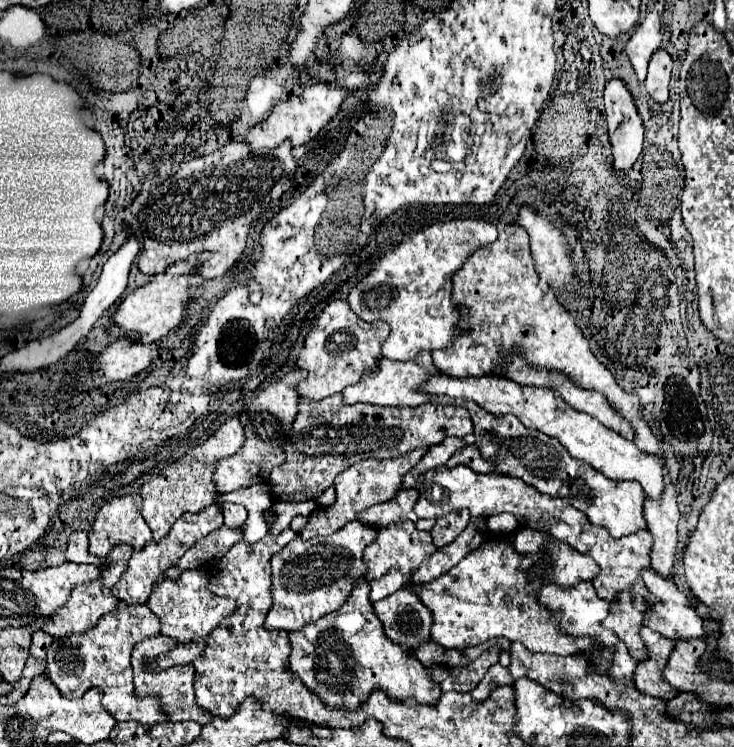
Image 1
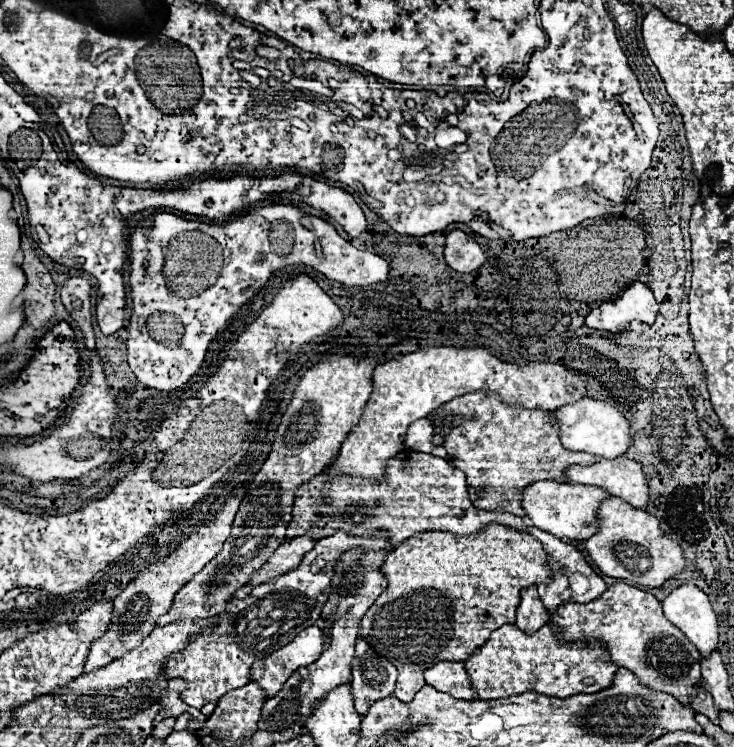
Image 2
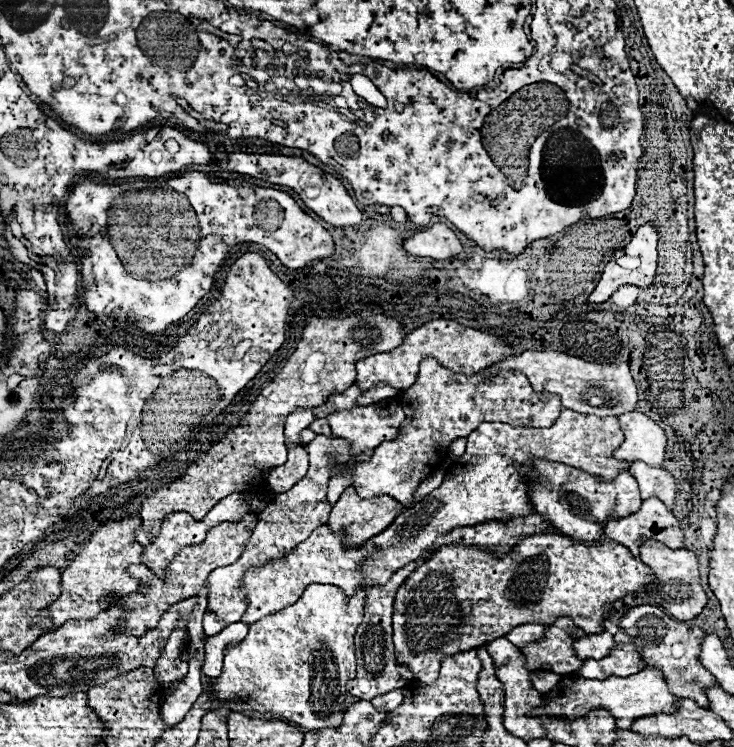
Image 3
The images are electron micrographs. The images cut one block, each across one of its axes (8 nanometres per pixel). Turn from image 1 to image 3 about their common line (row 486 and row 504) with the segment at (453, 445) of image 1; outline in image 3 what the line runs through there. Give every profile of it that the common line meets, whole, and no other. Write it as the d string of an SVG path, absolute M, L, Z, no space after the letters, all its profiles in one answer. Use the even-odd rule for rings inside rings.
M424 358L424 362L420 362L418 378L402 392L400 402L404 406L406 420L398 438L380 444L370 462L352 464L350 468L352 488L360 494L360 498L388 494L404 506L412 506L412 494L418 484L432 476L432 468L428 466L436 466L456 438L468 436L482 422L548 428L556 422L562 408L556 396L542 400L536 392L532 392L528 378L524 378L518 370L500 370L500 374L492 378L486 378L484 370L474 376L464 376L446 370L434 358Z

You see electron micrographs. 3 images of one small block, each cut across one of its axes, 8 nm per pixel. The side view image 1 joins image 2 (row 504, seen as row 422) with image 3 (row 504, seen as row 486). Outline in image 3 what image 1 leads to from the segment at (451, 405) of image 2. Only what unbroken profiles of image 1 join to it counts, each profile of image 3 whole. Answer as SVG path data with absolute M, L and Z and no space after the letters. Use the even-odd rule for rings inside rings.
M536 460L532 482L530 482L530 498L536 506L536 512L542 516L548 516L548 520L570 538L586 540L586 542L600 542L604 532L604 520L608 518L626 518L628 514L634 514L640 510L640 494L636 480L622 472L616 480L604 482L598 476L586 474L578 468L558 464L558 462L546 462Z

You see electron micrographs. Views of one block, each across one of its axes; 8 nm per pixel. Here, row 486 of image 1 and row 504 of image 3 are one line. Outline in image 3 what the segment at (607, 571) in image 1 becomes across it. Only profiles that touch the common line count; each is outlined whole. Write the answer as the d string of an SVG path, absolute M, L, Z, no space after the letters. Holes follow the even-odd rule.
M566 408L550 428L514 428L502 422L482 422L482 426L468 436L466 452L454 460L442 486L430 492L422 502L402 510L394 518L392 526L370 538L358 550L342 550L344 534L332 532L324 524L318 526L308 540L296 546L292 554L274 558L264 566L248 568L244 574L248 608L242 622L252 624L268 614L282 610L284 606L292 606L292 602L300 598L308 584L334 584L340 586L348 596L354 594L358 586L372 588L376 584L384 584L396 570L404 568L408 562L420 558L422 552L430 550L432 542L448 530L460 526L476 526L476 522L508 522L512 518L536 514L528 496L528 482L518 472L516 464L530 464L532 458L542 458L576 466L610 482L616 478L616 474L620 474L620 470L630 468L630 462L620 462L614 458L614 450L620 446L620 442L624 442L624 434L618 418L598 418Z

